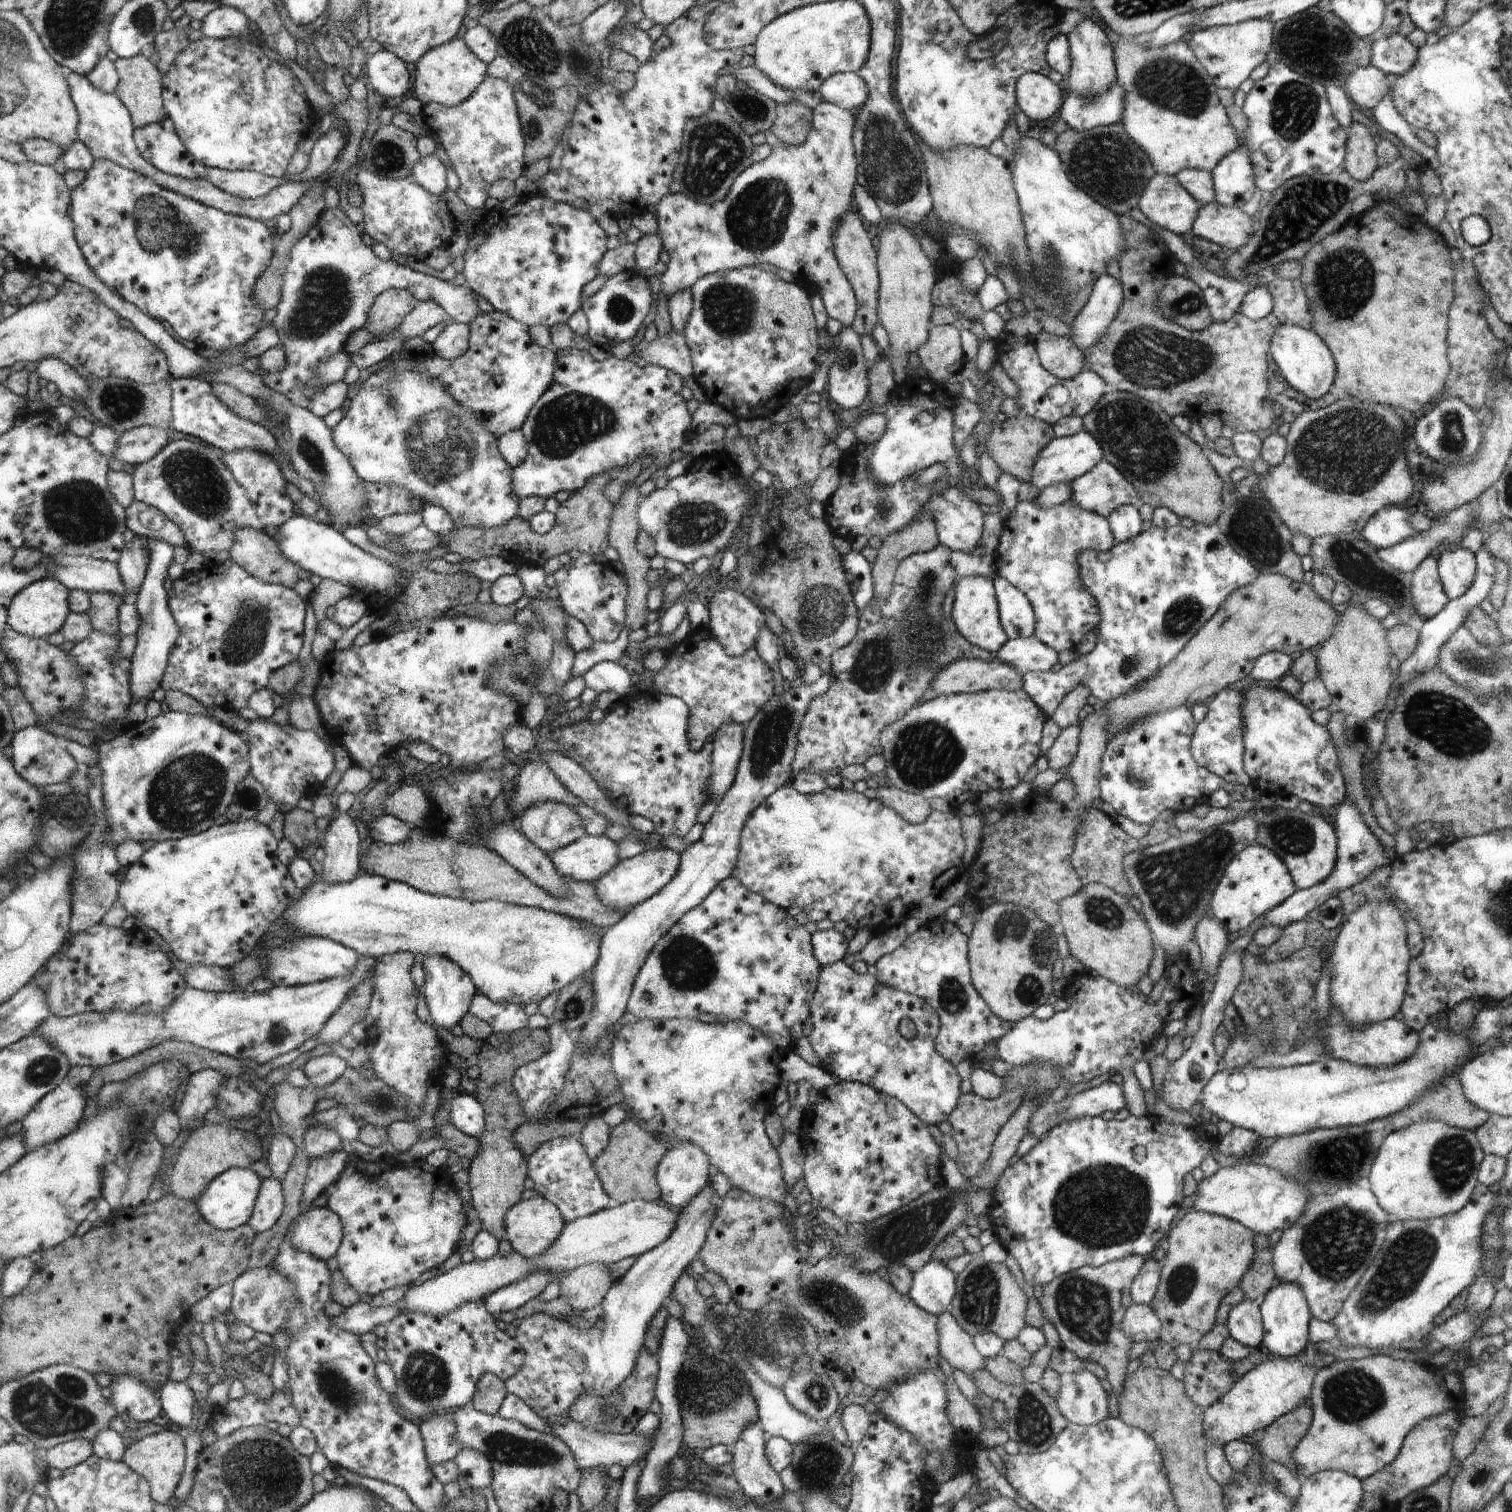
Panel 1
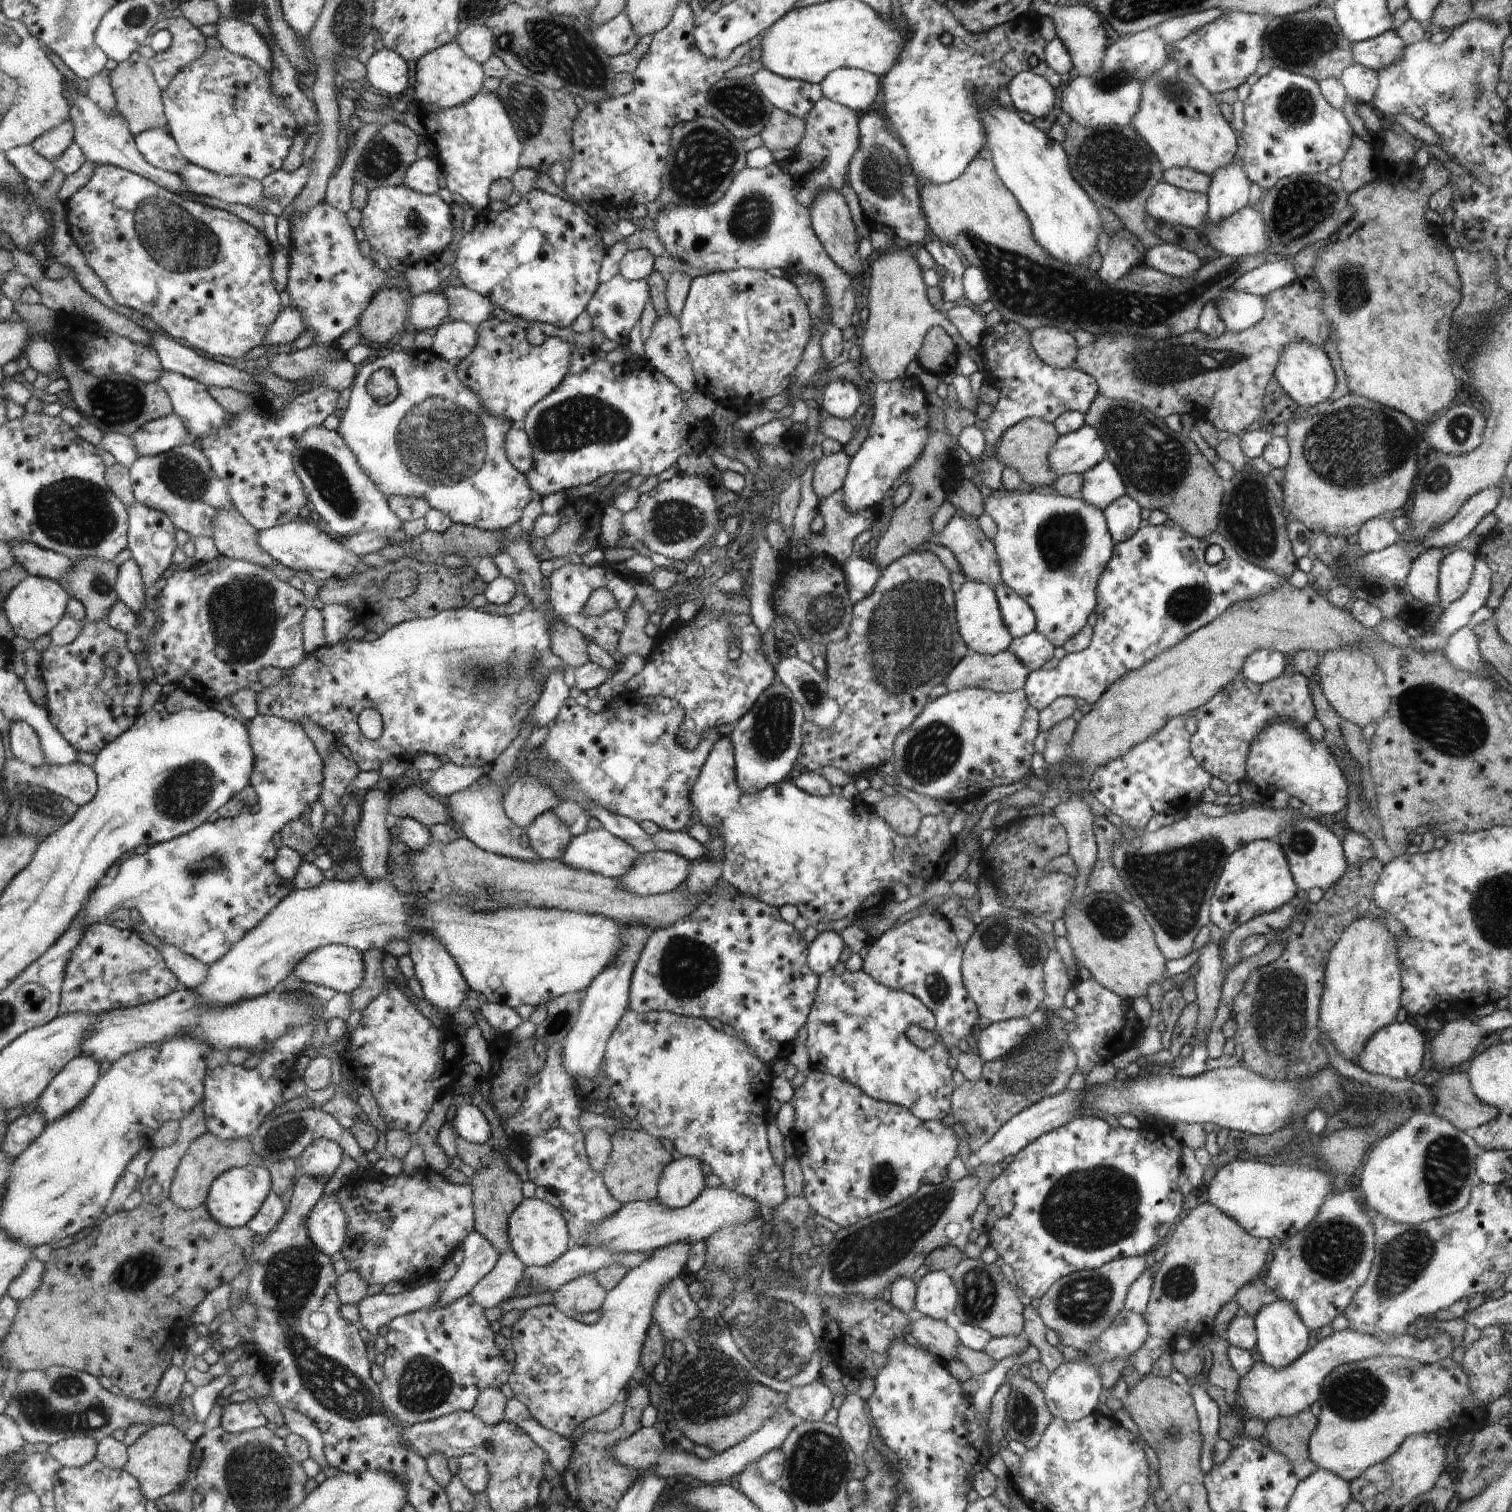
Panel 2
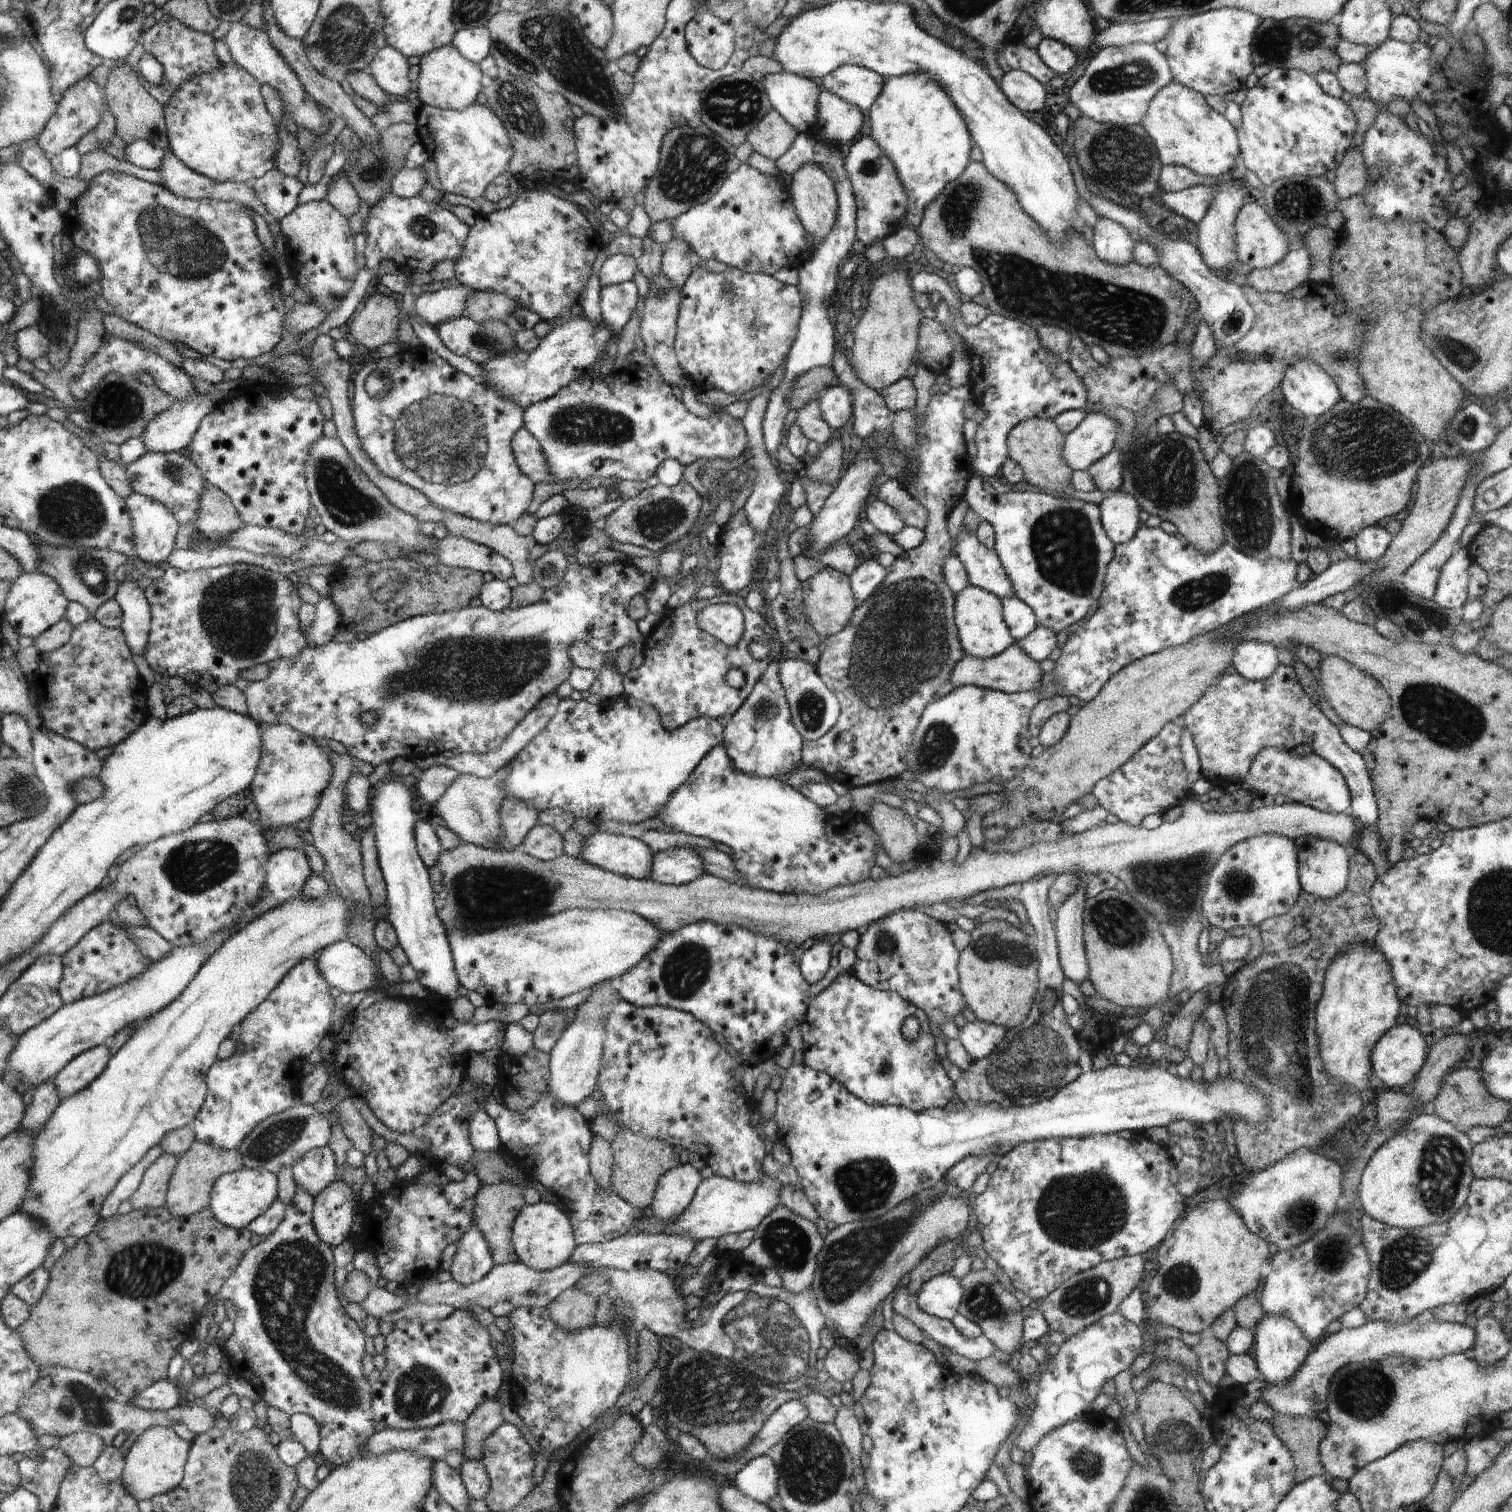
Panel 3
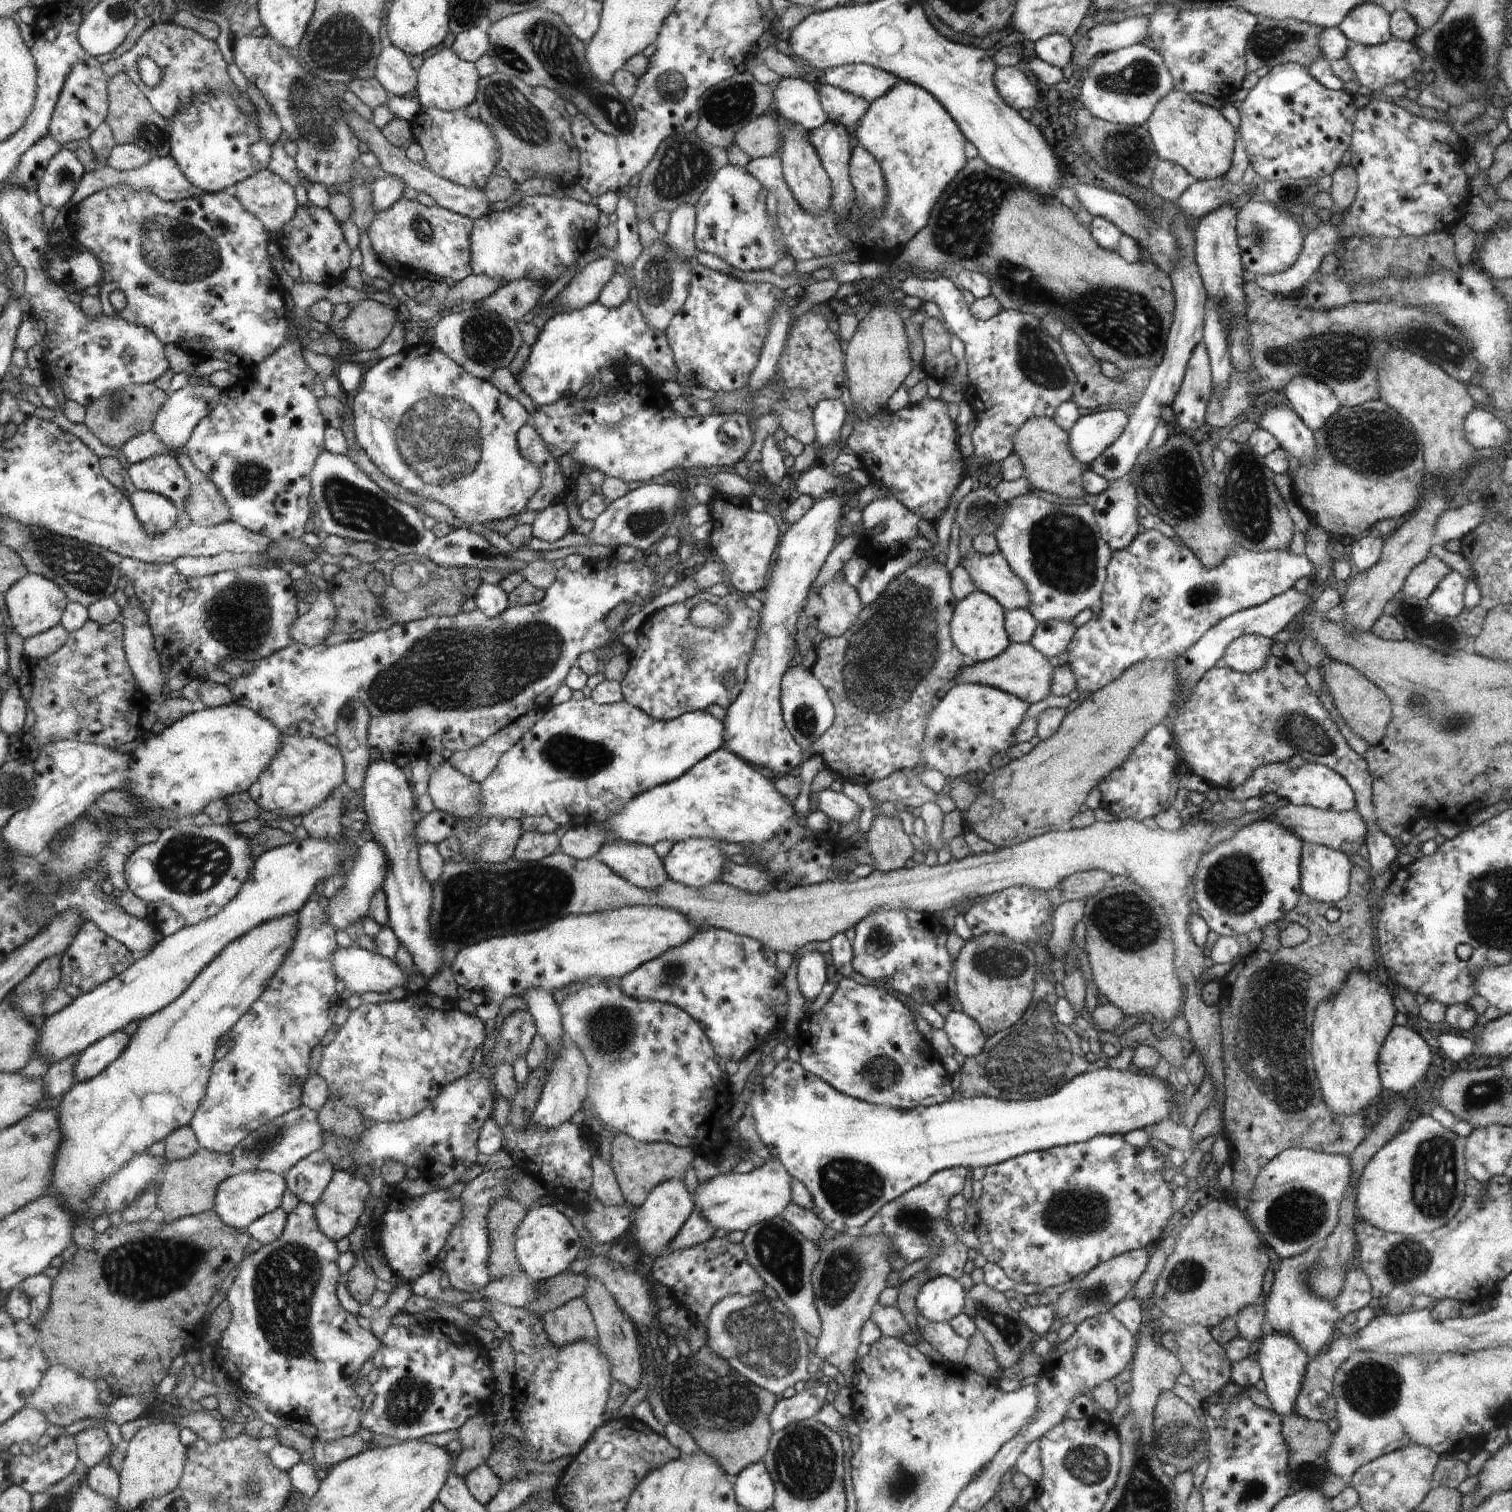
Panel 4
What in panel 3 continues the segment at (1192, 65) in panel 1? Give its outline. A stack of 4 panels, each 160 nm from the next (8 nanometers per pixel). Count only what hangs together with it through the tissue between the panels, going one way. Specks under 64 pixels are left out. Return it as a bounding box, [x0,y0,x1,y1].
[1142,80,1240,179]

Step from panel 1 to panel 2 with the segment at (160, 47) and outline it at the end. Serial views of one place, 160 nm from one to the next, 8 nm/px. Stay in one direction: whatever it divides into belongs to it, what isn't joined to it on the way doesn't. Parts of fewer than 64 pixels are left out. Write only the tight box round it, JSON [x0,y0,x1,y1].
[147,15,209,90]

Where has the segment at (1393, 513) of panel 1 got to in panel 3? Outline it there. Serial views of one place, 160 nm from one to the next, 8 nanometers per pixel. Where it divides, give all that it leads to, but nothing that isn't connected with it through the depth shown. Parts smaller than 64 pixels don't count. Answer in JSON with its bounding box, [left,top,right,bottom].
[1355,525,1393,561]

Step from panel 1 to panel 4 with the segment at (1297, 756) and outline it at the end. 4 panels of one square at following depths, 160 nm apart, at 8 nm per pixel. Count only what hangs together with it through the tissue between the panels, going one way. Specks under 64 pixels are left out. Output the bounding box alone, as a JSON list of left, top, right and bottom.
[1228,763,1355,812]

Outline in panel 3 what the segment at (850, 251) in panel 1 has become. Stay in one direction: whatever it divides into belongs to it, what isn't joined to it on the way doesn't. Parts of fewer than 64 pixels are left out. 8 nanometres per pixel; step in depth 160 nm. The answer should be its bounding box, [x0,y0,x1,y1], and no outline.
[791,162,839,245]

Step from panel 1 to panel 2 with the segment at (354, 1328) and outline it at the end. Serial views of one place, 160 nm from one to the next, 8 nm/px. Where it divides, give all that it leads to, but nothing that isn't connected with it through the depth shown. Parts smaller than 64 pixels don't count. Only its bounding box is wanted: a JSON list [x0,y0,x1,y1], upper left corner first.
[358,1280,445,1360]

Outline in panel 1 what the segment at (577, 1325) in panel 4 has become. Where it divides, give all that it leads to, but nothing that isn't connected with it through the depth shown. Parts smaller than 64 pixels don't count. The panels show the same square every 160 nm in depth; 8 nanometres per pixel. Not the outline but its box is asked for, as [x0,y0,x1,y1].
[559,1263,612,1311]

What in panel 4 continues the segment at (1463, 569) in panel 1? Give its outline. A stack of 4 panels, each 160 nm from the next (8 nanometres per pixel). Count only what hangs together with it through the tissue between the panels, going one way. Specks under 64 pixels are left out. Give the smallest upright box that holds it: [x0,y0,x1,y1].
[1427,572,1466,617]

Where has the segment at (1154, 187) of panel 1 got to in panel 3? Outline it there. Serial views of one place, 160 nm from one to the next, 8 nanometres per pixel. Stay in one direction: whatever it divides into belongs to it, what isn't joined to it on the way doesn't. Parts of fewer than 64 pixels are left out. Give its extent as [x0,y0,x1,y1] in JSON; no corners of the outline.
[1156,185,1218,224]

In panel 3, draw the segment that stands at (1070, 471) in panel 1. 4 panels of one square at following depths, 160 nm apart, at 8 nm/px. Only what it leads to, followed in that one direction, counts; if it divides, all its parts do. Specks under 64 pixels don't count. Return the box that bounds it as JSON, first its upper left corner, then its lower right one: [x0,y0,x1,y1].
[1063,412,1118,471]

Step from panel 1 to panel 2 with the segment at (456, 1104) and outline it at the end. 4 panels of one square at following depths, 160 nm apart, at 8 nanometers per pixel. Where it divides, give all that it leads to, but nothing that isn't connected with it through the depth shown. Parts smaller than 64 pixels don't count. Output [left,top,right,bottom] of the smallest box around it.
[452,1103,491,1142]

